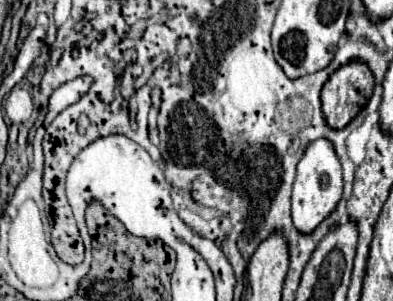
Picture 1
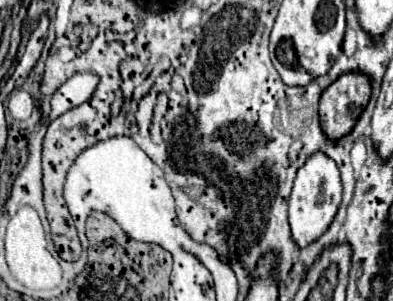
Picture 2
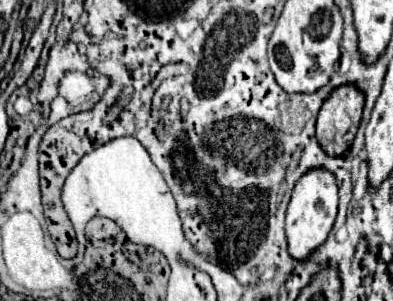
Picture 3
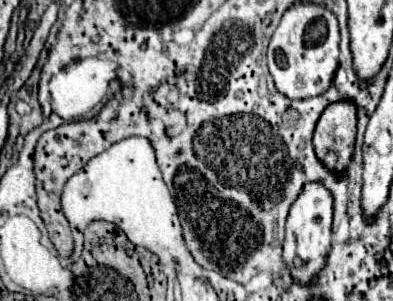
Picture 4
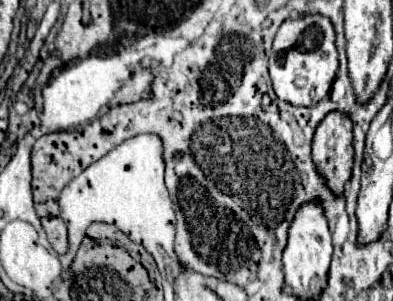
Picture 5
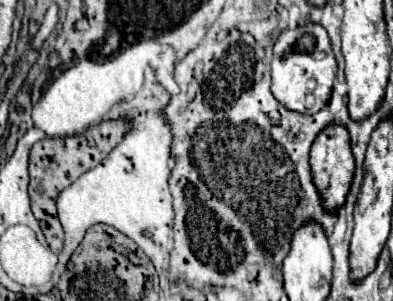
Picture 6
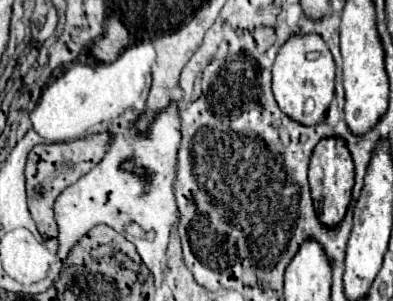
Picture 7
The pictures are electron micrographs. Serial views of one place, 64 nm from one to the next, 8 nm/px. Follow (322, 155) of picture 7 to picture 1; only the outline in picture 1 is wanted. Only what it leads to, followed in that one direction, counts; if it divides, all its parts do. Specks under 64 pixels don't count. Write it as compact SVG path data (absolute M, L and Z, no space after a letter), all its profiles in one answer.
M350 60L340 66L322 88L322 112L332 128L346 126L368 104L374 90L372 70L360 62Z

